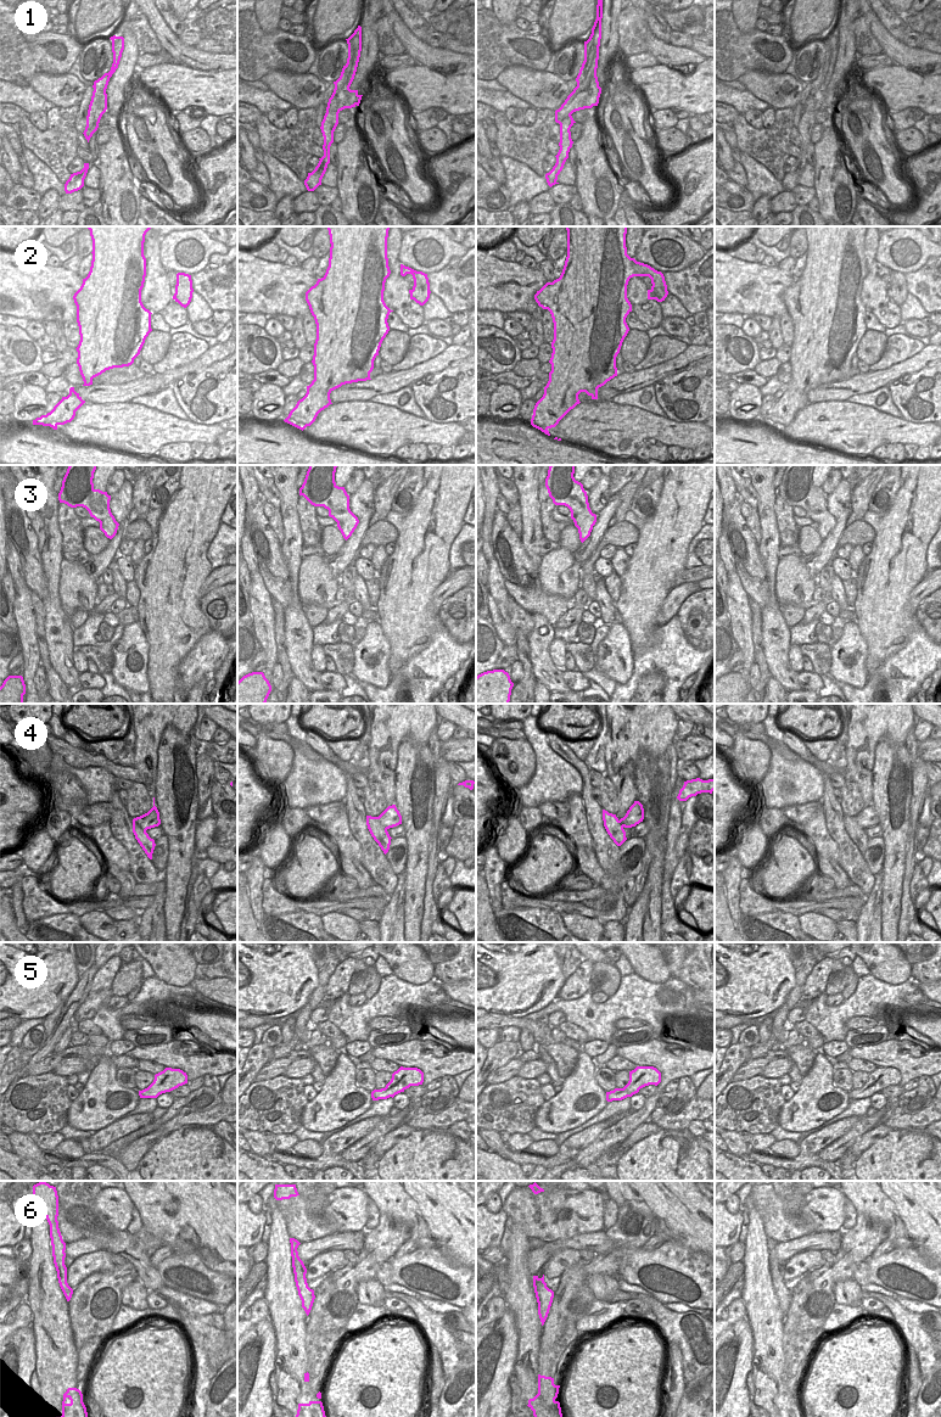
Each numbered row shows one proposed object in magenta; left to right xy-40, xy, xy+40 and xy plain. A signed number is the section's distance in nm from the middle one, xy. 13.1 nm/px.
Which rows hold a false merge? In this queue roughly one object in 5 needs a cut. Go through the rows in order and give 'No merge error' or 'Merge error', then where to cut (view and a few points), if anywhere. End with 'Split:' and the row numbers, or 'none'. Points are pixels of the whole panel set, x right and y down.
1: Merge error. Split along xy (360, 45), (354, 52), (352, 69), (346, 84), (334, 95)
2: No merge error. No split
3: No merge error. No split
4: Merge error. Split along xy-40 (133, 819), (145, 830)
5: No merge error. No split
6: Merge error. Split along xy-40 (65, 1394), (62, 1407)
Split: 1, 4, 6.

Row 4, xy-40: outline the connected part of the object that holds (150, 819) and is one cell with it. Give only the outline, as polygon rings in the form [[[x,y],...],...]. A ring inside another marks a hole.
[[[153,797],[153,807],[147,813],[134,818],[134,823],[140,825],[144,830],[158,827],[161,824],[159,812],[155,806],[155,797]]]

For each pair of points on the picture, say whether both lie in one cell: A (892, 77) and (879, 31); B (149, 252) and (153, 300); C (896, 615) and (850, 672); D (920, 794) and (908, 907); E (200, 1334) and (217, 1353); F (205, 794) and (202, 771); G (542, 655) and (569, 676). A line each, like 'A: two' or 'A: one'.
A: two
B: one
C: two
D: one
E: one
F: one
G: two

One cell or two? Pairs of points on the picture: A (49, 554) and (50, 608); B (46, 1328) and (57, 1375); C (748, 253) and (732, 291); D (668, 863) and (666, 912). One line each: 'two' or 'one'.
A: one
B: one
C: two
D: one

